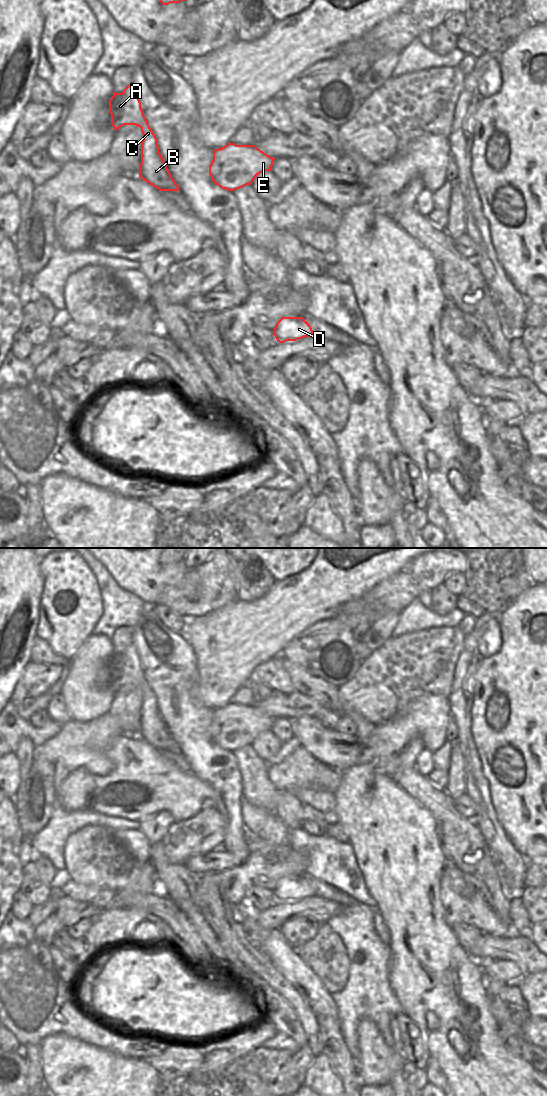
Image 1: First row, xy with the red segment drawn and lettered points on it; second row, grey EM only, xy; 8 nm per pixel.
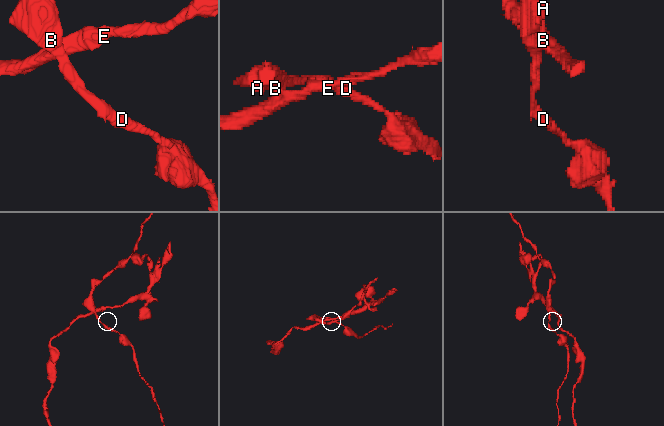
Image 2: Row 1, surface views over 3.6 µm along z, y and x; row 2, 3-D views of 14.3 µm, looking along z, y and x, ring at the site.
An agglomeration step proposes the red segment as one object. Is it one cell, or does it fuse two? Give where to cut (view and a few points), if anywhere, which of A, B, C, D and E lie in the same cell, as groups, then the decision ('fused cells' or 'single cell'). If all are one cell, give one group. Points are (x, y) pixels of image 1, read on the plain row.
cut xy (177, 745), (175, 748), (168, 747), (166, 750); groups A B C D / E; fused cells

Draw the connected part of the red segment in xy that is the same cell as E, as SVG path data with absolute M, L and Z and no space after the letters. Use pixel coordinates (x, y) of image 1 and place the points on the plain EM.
M228 703L213 712L209 726L211 740L228 751L251 745L264 731L271 731L275 718L254 705Z

